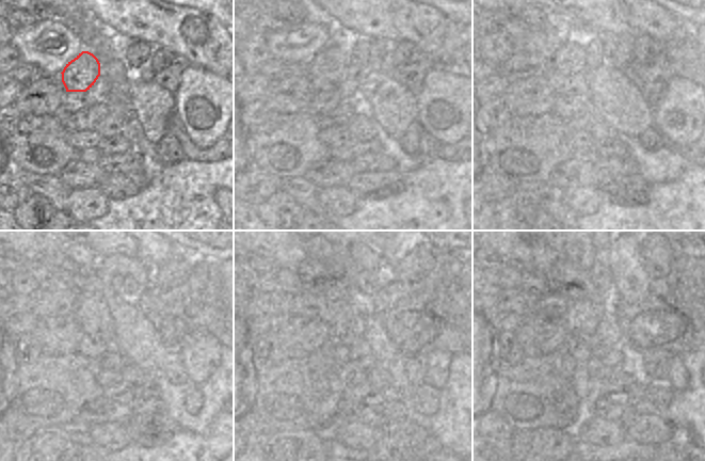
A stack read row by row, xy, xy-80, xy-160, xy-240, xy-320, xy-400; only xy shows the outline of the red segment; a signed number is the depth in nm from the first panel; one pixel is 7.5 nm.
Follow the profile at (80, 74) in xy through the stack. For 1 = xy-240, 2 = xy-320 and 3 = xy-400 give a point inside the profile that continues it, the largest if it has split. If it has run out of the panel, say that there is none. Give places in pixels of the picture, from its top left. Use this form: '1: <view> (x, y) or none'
1: xy-240 (92, 314)
2: xy-320 (343, 321)
3: xy-400 (593, 321)

